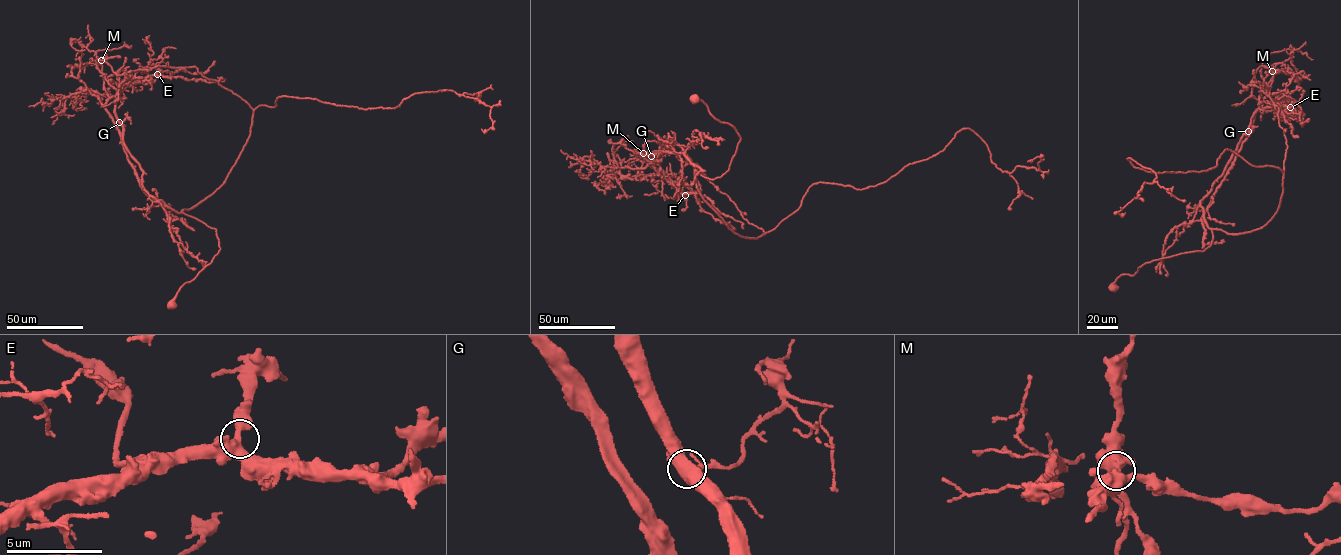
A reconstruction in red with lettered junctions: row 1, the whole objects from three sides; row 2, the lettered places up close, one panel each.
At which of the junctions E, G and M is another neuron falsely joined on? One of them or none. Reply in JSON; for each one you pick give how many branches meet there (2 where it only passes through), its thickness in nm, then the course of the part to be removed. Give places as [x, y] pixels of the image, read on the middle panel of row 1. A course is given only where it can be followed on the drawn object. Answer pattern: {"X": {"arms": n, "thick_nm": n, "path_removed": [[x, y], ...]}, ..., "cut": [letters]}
{"M": {"arms": 4, "thick_nm": 400, "path_removed": [[644, 153], [641, 158], [641, 153], [647, 156], [663, 152], [683, 154], [696, 130], [704, 148], [708, 147]]}, "cut": ["M"]}

